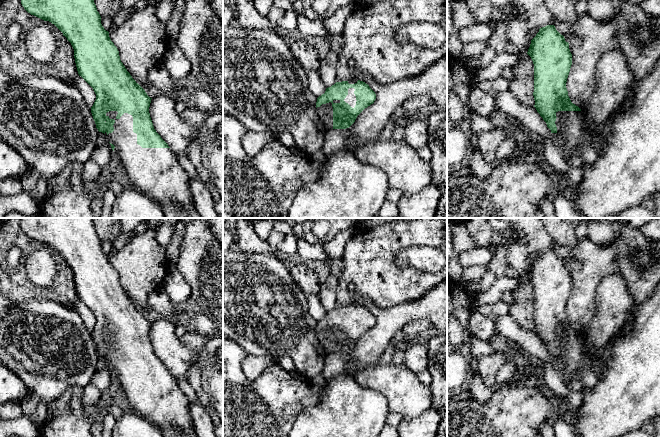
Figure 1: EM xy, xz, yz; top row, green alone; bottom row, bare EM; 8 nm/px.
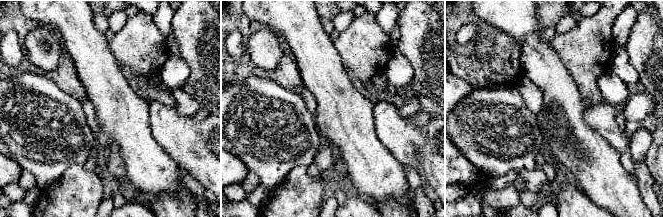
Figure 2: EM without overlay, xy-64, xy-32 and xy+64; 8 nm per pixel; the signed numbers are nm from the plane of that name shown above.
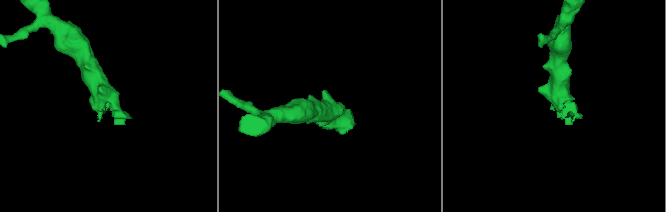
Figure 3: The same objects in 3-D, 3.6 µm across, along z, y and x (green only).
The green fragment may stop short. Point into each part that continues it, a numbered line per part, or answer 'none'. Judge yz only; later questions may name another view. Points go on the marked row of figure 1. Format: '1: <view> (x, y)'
1: yz (569, 124)

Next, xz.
1: xz (325, 112)

